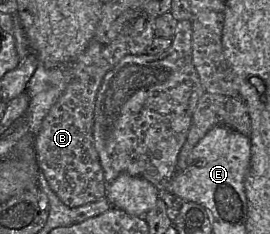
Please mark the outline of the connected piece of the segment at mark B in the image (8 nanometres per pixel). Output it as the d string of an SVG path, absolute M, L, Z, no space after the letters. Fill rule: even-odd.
M128 24L110 43L104 45L98 59L73 79L50 108L34 140L36 161L49 187L68 207L75 208L106 197L106 181L94 145L94 109L98 90L108 71L130 54Z

